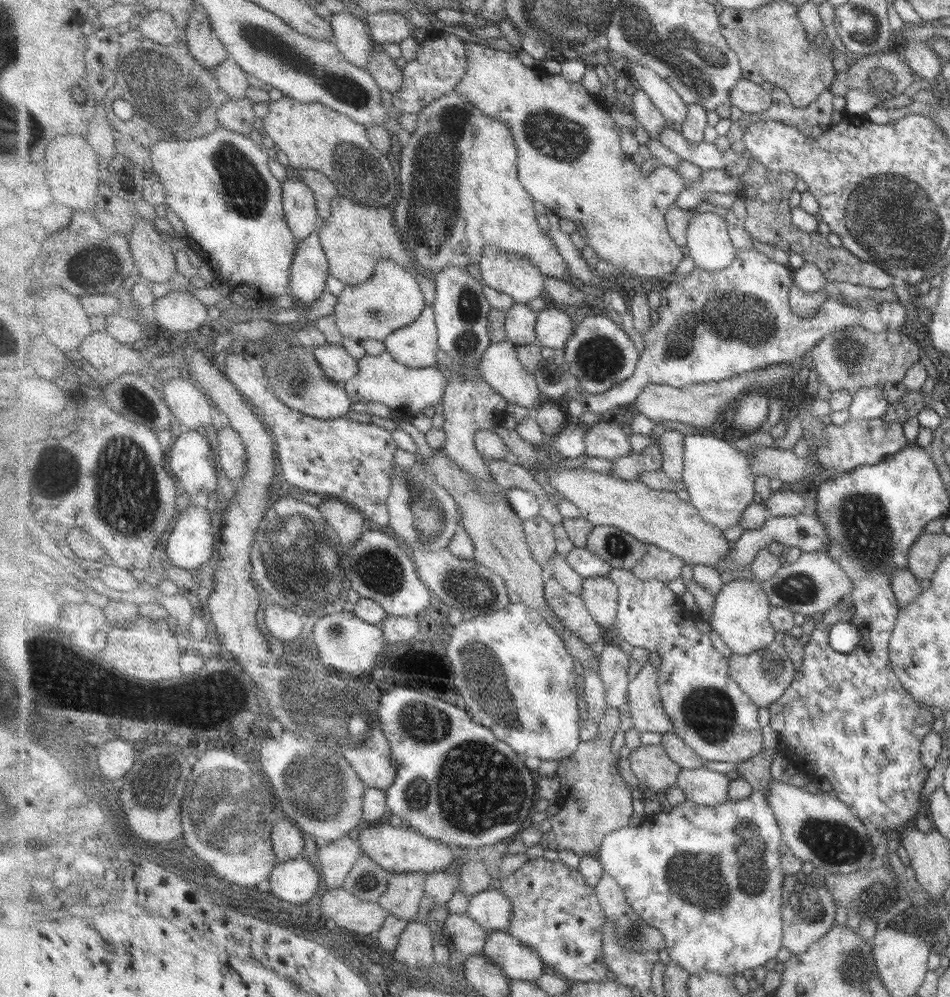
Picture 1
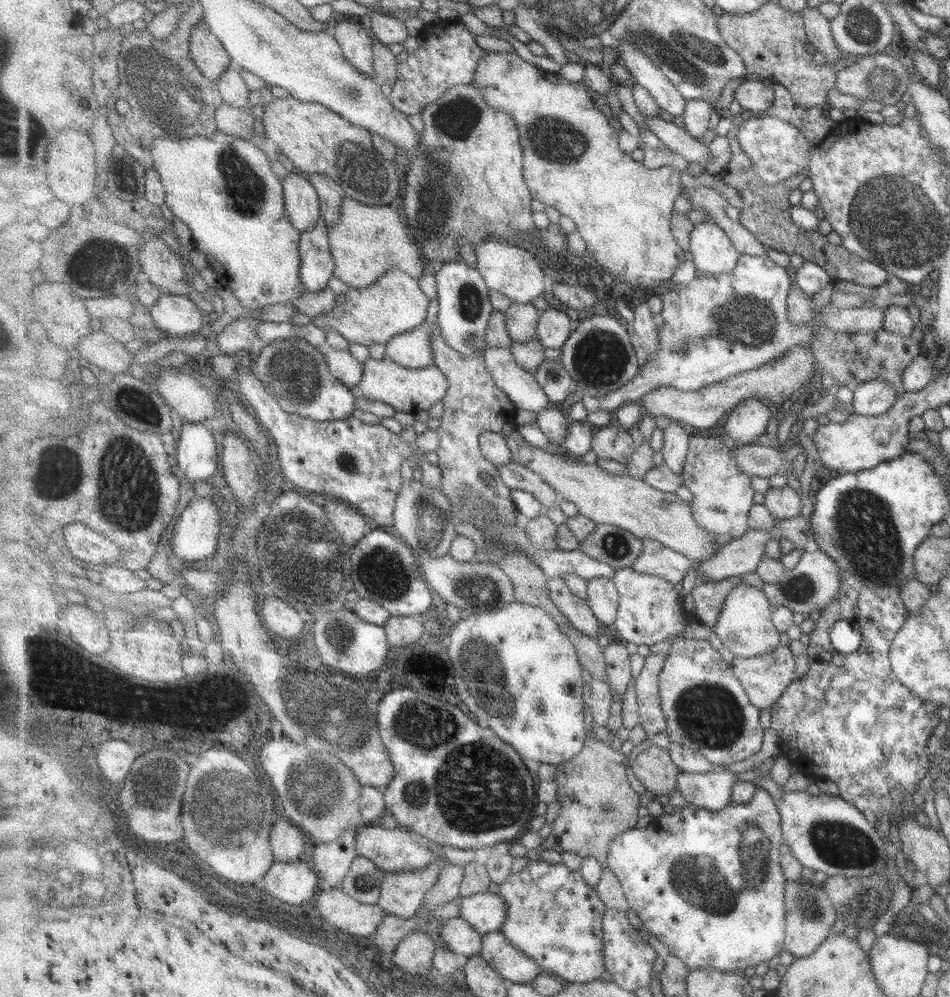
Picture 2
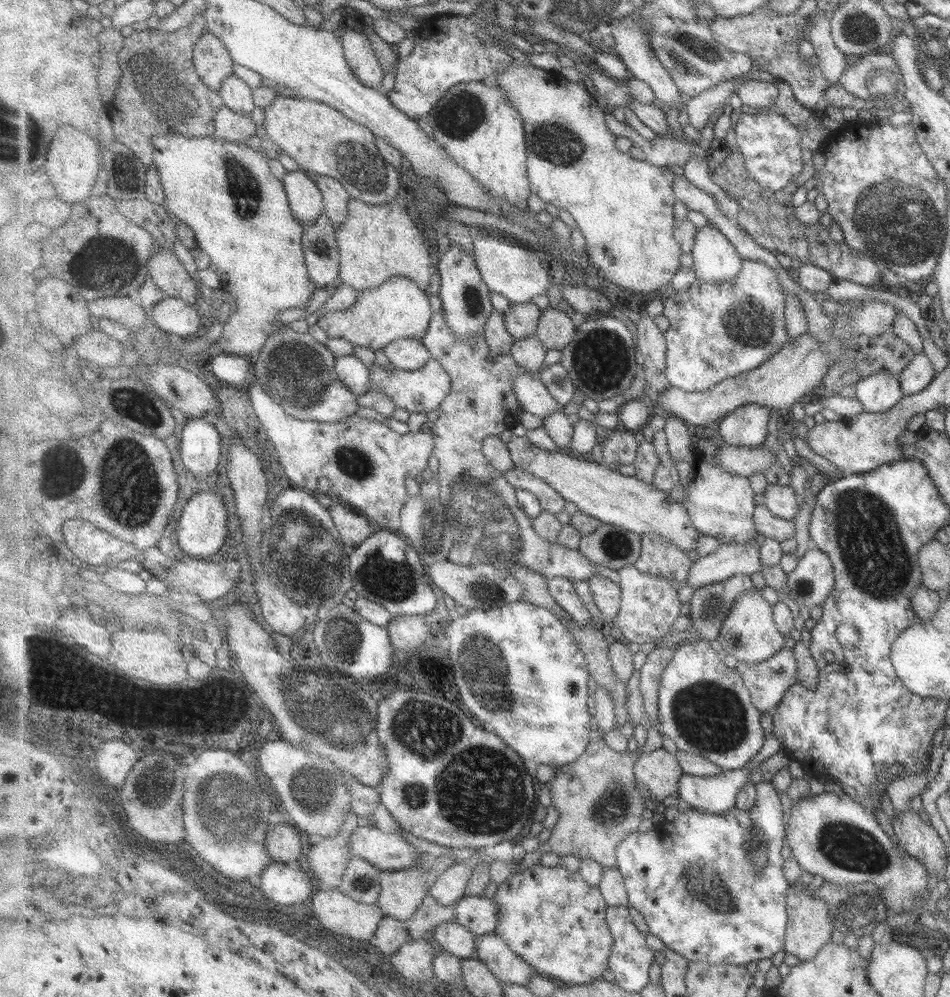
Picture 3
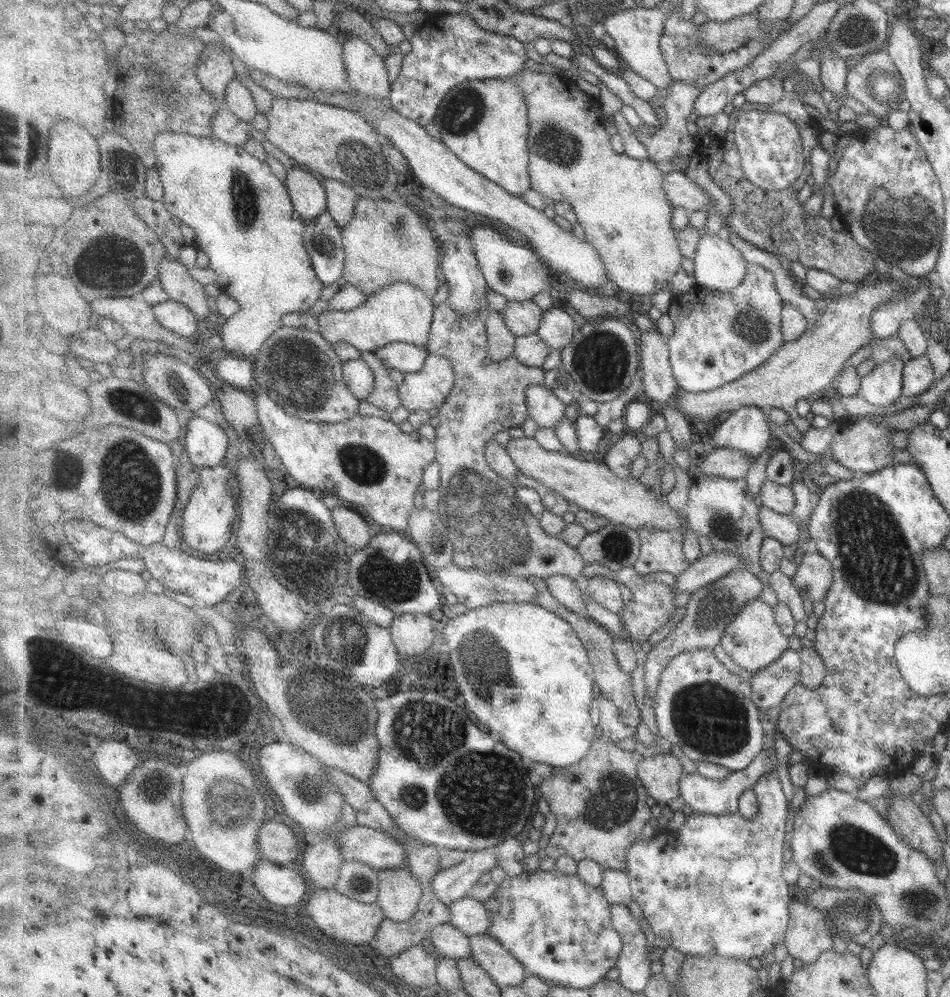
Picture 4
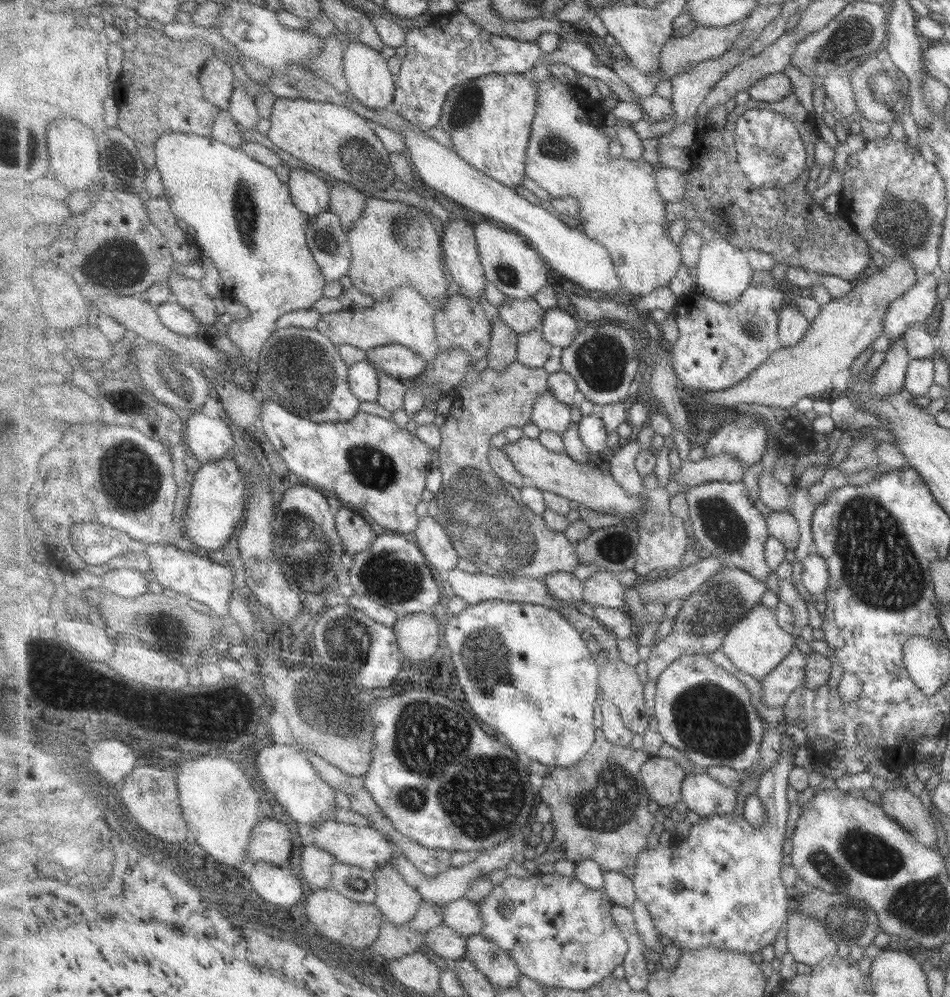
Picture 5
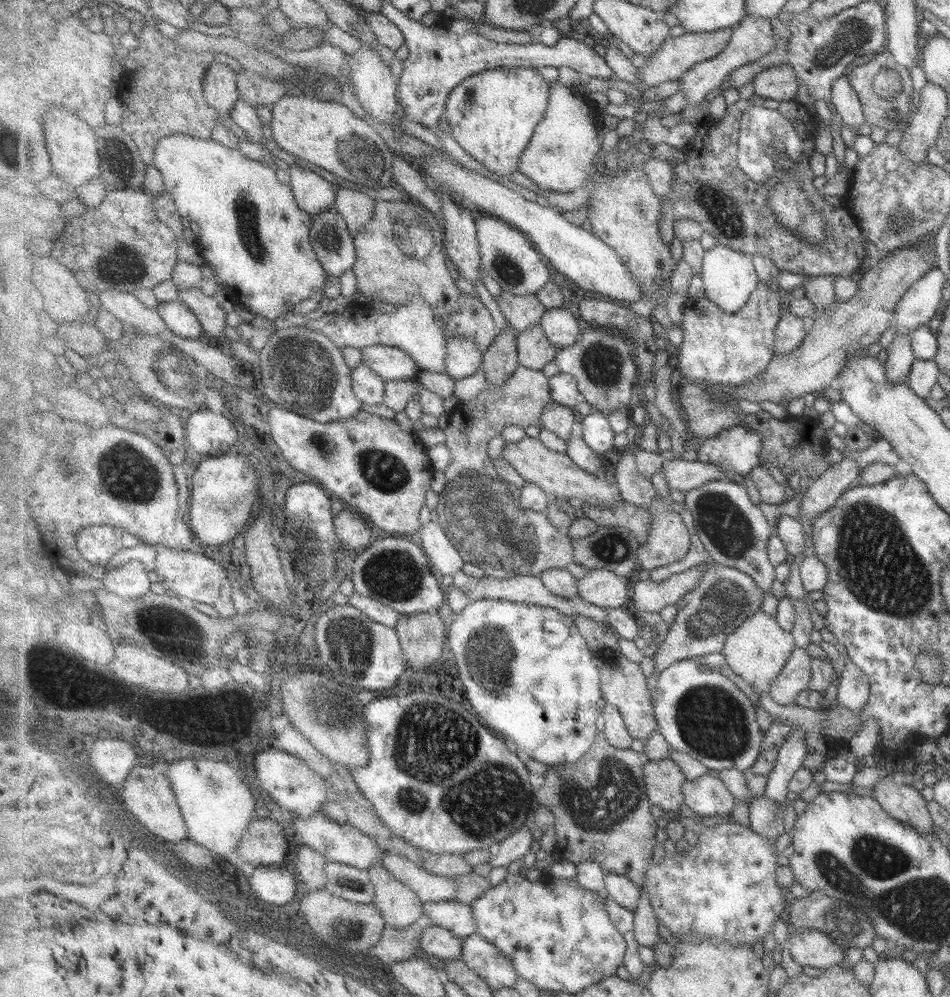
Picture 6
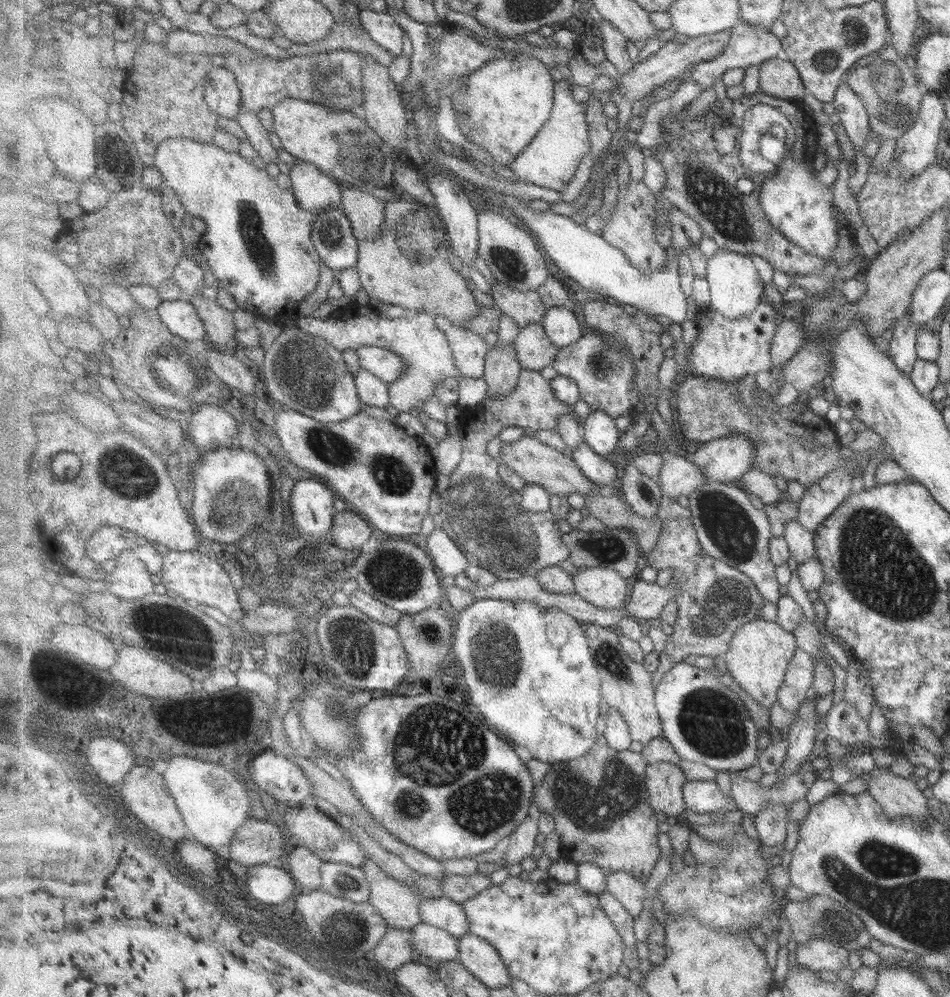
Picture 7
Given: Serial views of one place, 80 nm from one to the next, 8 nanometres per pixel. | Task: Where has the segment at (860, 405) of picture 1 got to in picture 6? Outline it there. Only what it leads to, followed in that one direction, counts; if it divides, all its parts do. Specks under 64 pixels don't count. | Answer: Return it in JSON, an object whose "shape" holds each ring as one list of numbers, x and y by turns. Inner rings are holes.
{"shape":[[898,332,886,348,887,376,892,383,907,383,916,356,911,347,911,333]]}

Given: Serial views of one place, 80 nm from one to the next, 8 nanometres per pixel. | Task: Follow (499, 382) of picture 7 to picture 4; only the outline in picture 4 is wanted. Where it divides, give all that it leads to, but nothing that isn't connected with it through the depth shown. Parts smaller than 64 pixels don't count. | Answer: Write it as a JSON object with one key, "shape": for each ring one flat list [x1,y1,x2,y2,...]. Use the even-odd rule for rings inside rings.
{"shape":[[490,310,486,330,490,362,503,362,514,356,518,337,509,330,501,312]]}

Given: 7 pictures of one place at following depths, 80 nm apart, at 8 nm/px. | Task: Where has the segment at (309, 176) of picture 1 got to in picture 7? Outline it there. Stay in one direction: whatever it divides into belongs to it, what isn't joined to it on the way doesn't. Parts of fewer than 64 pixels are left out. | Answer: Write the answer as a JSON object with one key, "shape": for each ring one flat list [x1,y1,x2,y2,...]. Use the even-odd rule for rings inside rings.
{"shape":[[349,187,342,191,341,206,354,226,354,235,359,241,379,238,386,221,387,205,394,200,379,200]]}

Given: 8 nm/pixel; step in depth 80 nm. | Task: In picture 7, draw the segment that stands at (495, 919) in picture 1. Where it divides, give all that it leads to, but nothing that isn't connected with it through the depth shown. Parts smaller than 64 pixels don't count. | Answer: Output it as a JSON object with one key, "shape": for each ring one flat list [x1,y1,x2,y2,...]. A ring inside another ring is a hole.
{"shape":[[443,896,434,899,422,899,420,908,422,922,446,929,453,936,461,938,470,932,470,920,462,904]]}

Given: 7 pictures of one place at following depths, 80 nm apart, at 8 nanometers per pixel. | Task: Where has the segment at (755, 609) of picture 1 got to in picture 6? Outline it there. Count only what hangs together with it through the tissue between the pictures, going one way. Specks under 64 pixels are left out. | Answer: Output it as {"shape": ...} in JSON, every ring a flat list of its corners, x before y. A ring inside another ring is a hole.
{"shape":[[760,611,729,635,721,654,731,670,743,681,749,683,750,688,757,695,770,694,771,685,786,667,796,647,794,636,778,623,776,616,773,618]]}

